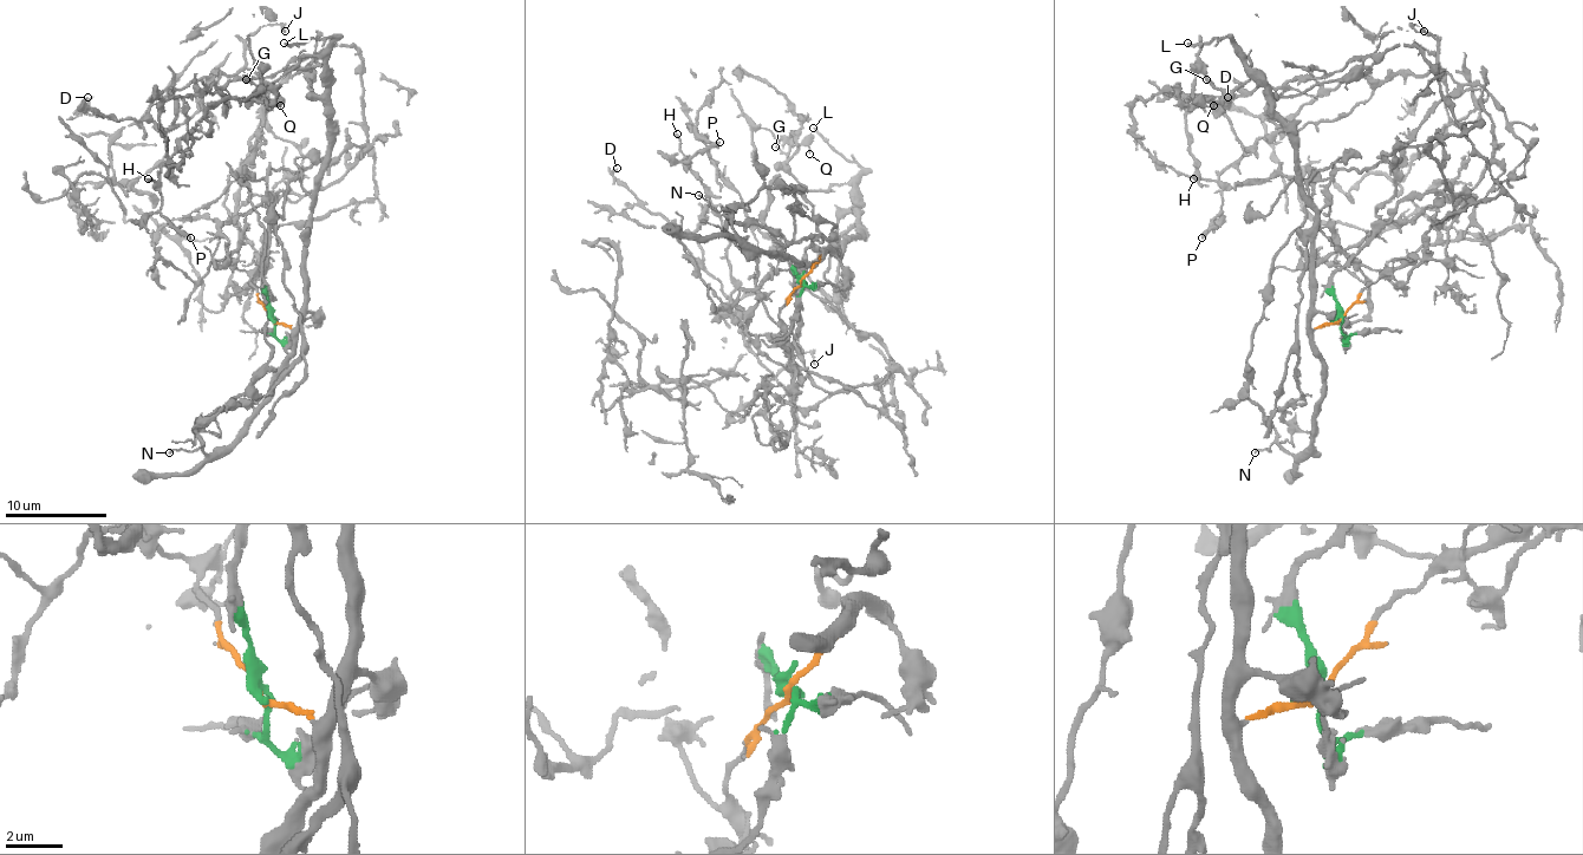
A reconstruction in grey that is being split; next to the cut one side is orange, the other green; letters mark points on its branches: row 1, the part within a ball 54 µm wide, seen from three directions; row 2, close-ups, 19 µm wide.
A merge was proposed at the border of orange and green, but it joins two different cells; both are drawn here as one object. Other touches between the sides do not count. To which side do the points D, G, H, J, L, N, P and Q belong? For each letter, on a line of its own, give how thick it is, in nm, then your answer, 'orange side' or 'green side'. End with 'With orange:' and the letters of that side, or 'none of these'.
D: 190 nm thick; green side
G: 120 nm thick; orange side
H: 170 nm thick; green side
J: 130 nm thick; green side
L: 190 nm thick; orange side
N: 130 nm thick; orange side
P: 280 nm thick; green side
Q: 140 nm thick; orange side
With orange: G, L, N, Q

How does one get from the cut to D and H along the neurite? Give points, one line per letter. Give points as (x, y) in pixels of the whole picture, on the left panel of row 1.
D: (273, 317), (266, 201), (299, 198), (238, 206), (264, 82), (200, 77), (142, 119), (89, 97)
H: (273, 317), (266, 201), (299, 198), (238, 206), (264, 82), (215, 74), (204, 115), (147, 178)

